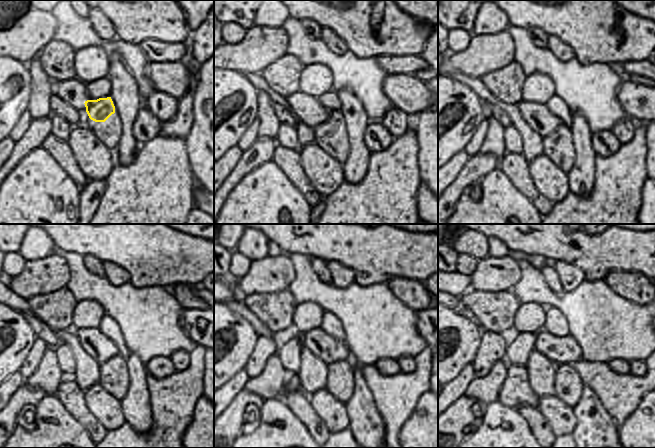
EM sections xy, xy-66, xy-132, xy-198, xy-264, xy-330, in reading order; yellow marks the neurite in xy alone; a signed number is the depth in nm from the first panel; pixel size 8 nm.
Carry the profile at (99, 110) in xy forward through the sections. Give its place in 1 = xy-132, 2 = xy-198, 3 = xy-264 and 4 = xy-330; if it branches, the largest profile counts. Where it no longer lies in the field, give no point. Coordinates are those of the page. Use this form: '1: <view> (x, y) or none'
1: xy-132 (556, 105)
2: xy-198 (109, 327)
3: xy-264 (332, 325)
4: xy-330 (557, 324)

